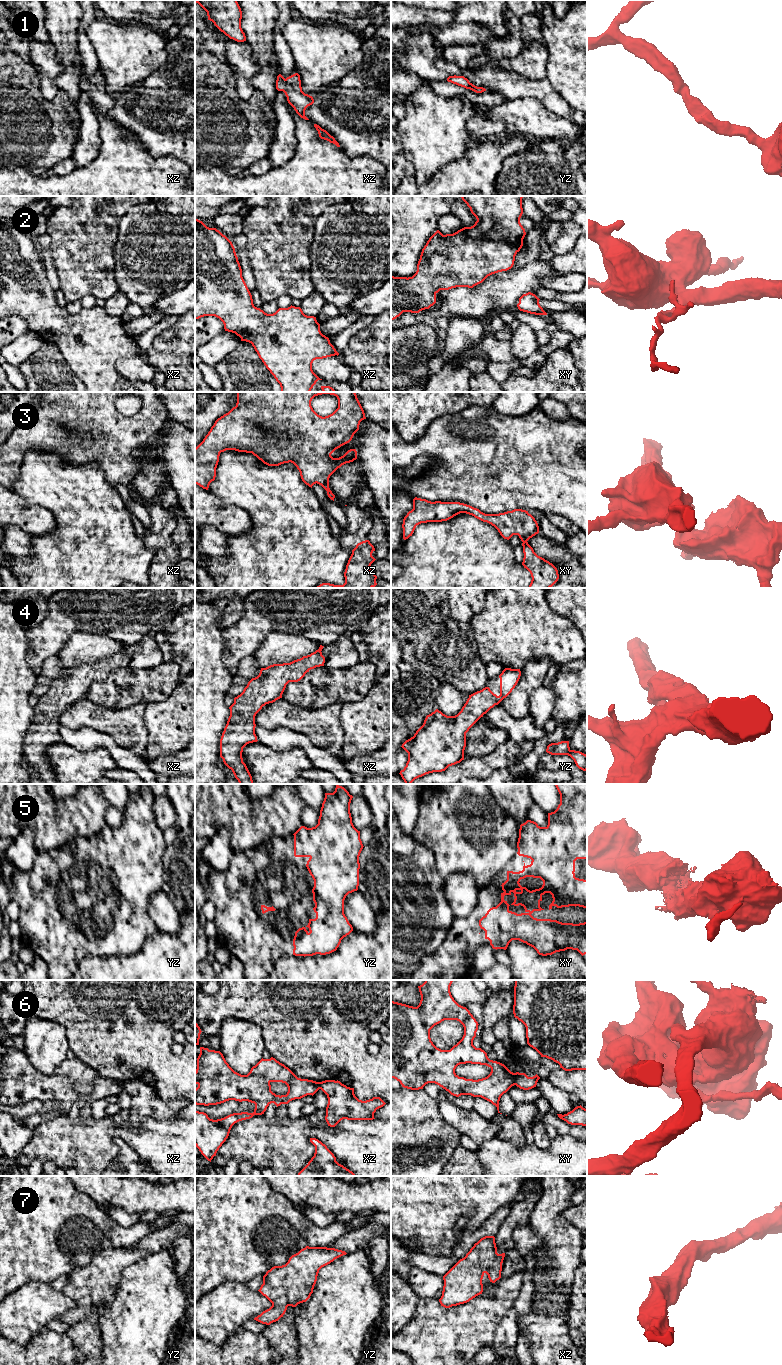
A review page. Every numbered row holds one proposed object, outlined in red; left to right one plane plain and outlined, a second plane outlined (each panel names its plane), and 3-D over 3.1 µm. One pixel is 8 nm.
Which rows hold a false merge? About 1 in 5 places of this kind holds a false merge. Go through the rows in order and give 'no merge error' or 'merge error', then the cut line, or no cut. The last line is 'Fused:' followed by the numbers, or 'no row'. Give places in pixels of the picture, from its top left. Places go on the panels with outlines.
1: no merge error | no cut
2: no merge error | no cut
3: merge error | xy (526, 540), (523, 542)
4: no merge error | no cut
5: no merge error | no cut
6: merge error | xy (514, 1073), (515, 1084)
7: no merge error | no cut
Fused: 3, 6

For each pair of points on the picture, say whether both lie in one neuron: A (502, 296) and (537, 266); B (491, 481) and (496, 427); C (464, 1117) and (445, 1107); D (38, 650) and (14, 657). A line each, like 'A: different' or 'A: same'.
A: same
B: same
C: same
D: different

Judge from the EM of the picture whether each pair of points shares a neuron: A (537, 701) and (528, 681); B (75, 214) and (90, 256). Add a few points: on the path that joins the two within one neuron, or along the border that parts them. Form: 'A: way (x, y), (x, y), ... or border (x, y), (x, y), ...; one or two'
A: border (542, 684), (530, 695), (528, 714); two
B: way (75, 224), (75, 231), (83, 239), (83, 246); one

